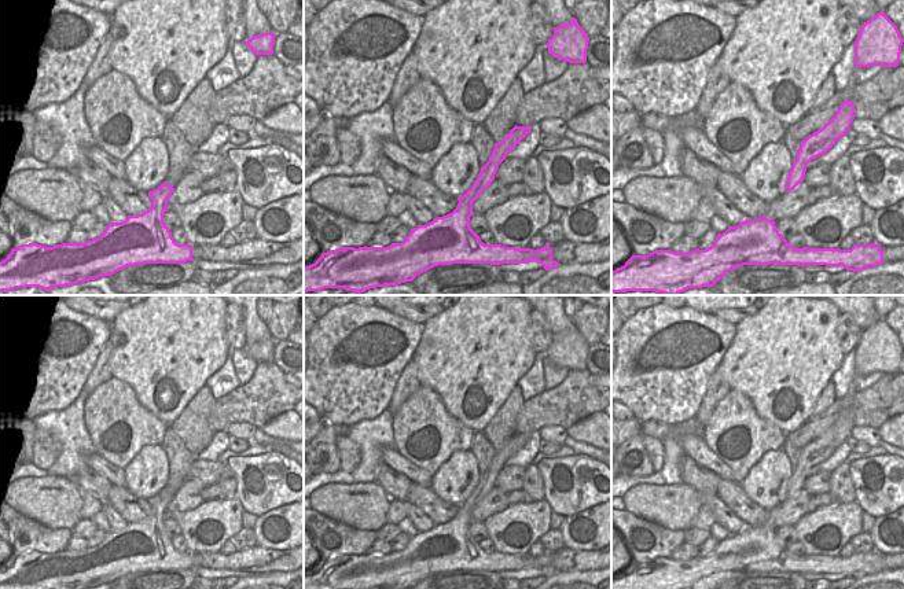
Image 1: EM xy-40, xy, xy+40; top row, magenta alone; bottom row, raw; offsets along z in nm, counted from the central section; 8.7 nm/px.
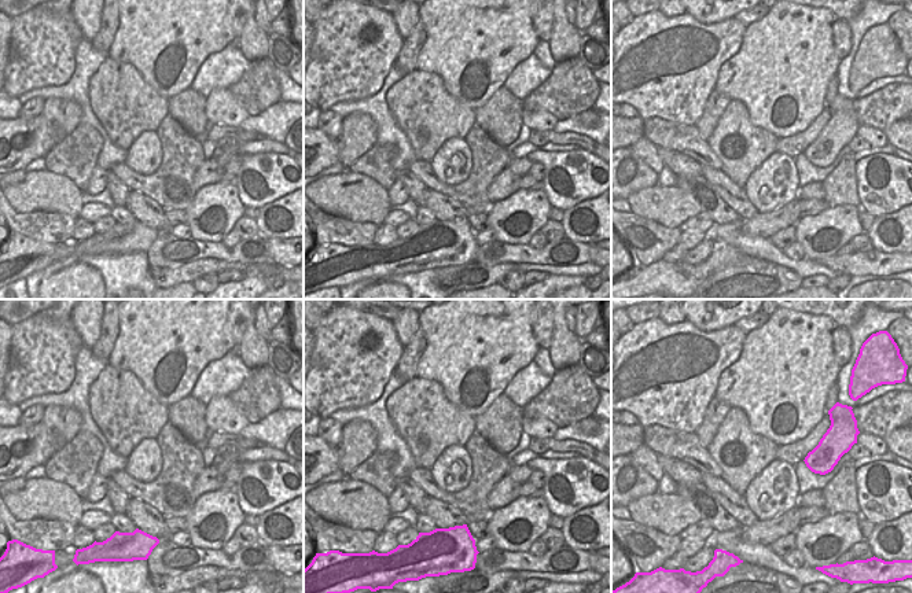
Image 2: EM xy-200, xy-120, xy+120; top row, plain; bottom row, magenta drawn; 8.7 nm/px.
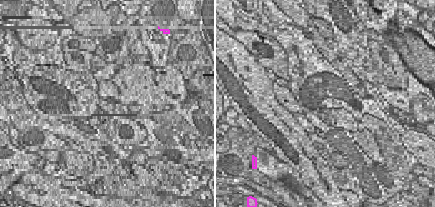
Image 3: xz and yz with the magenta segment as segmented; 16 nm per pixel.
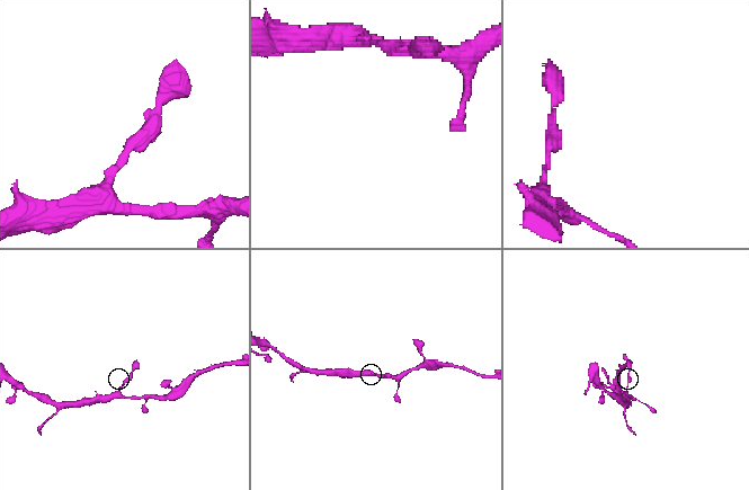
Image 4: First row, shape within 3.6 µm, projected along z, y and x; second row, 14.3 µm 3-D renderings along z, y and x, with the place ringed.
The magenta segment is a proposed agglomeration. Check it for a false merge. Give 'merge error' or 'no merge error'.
no merge error

